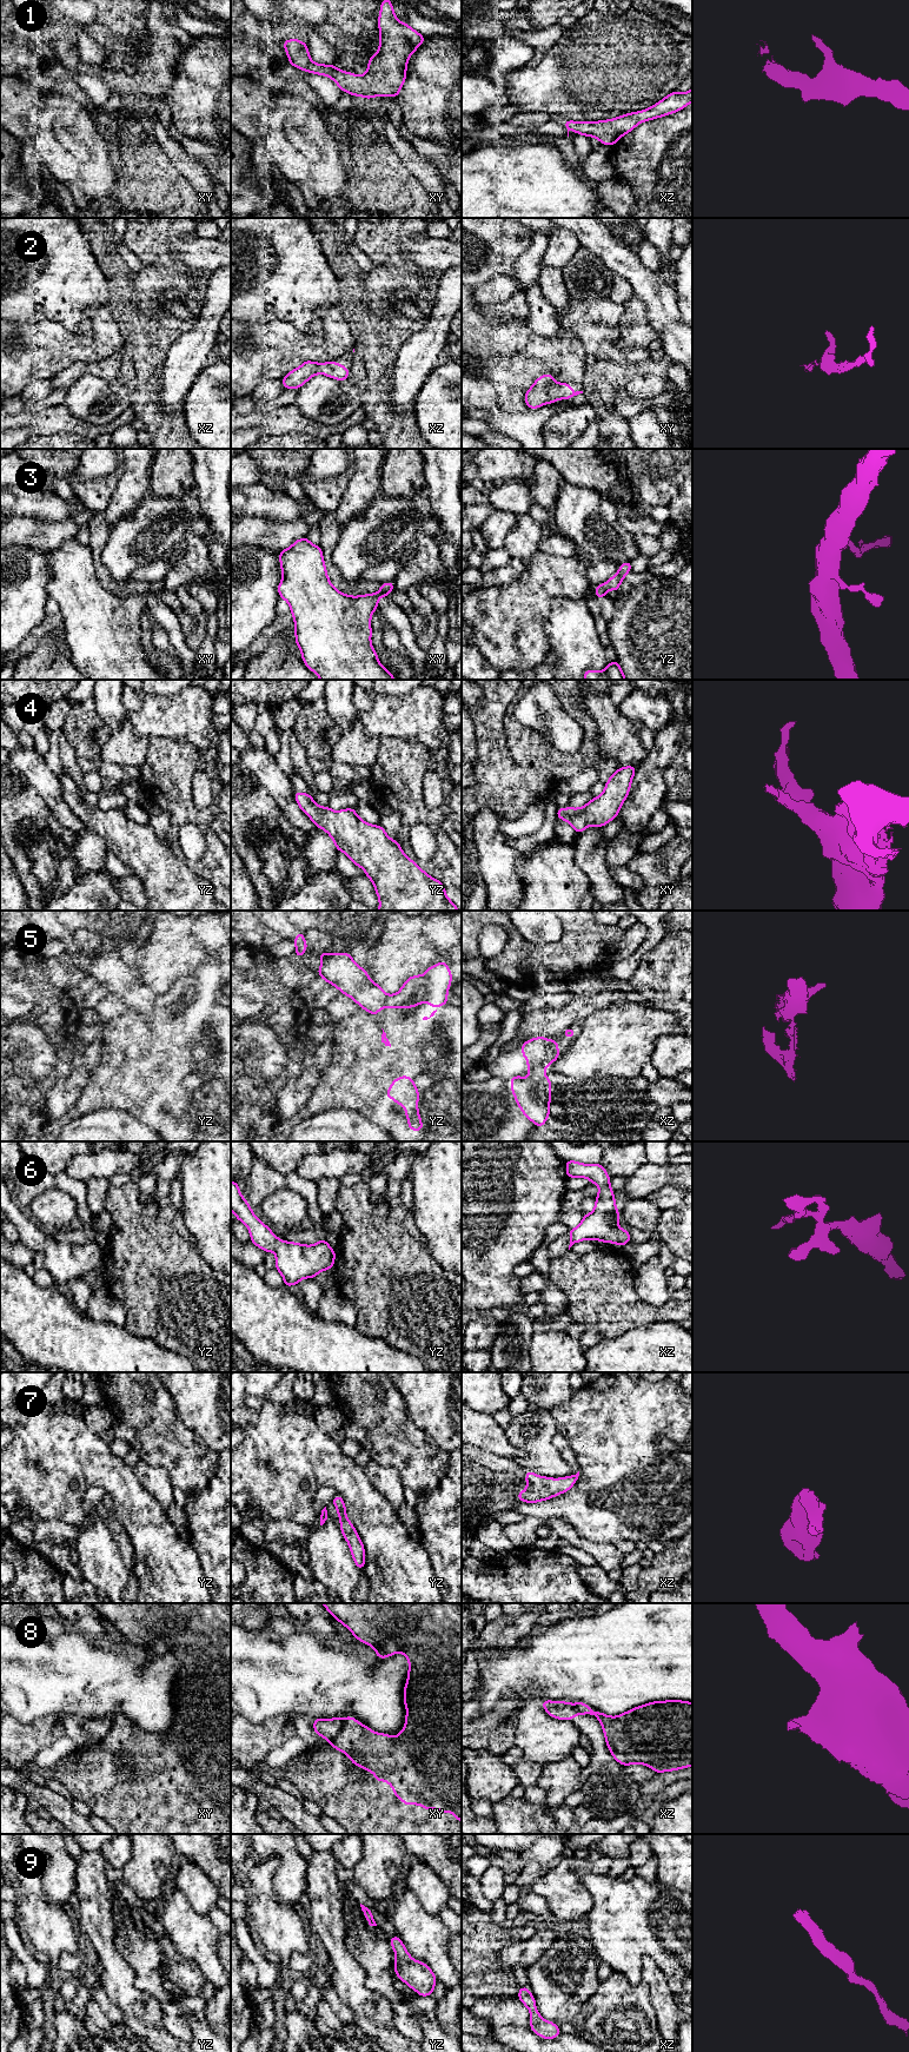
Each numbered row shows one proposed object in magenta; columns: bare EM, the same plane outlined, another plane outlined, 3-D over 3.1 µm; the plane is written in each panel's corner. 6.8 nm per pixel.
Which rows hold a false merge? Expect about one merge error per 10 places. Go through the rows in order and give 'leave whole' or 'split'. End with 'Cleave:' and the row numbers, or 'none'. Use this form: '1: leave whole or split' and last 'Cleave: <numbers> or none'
1: leave whole
2: leave whole
3: leave whole
4: leave whole
5: leave whole
6: leave whole
7: leave whole
8: split
9: leave whole
Cleave: 8

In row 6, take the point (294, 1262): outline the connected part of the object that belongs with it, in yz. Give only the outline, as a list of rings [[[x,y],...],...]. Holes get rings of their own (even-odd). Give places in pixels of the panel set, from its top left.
[[[231,1181],[231,1211],[237,1220],[243,1222],[251,1234],[251,1242],[266,1253],[276,1252],[276,1269],[284,1278],[285,1286],[298,1284],[303,1278],[314,1278],[319,1272],[332,1269],[334,1252],[326,1239],[314,1245],[303,1245],[280,1240],[253,1213],[246,1199],[241,1196],[238,1181]]]

